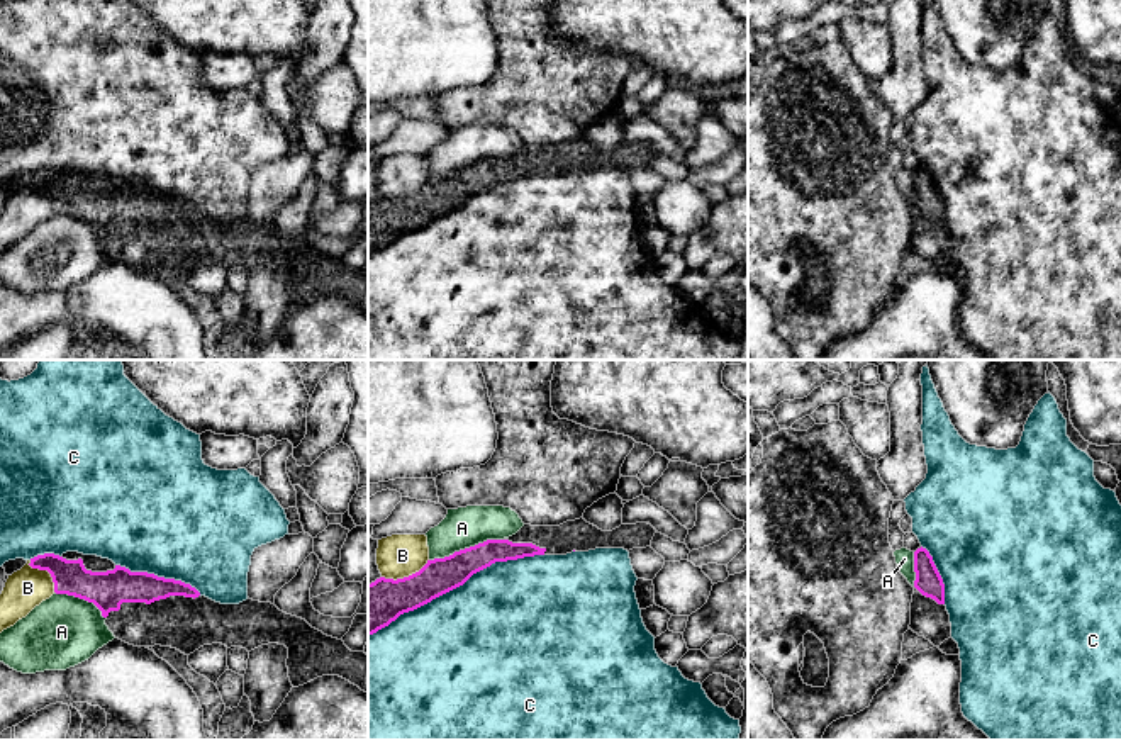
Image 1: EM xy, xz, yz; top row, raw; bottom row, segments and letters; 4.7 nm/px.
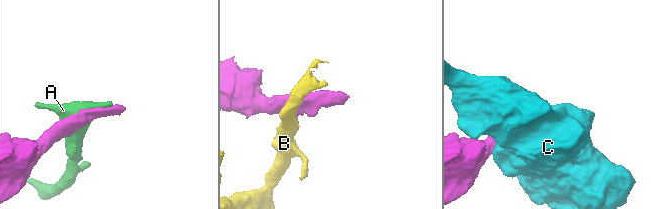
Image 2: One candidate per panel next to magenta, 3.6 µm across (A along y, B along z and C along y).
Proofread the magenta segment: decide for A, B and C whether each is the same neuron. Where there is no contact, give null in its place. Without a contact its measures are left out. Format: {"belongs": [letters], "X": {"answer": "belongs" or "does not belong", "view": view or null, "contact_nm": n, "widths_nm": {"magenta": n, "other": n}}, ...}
{"belongs": [], "A": {"answer": "does not belong", "view": "xz", "contact_nm": 360, "widths_nm": {"magenta": 170, "other": 190}}, "B": {"answer": "does not belong", "view": "xz", "contact_nm": 240, "widths_nm": {"magenta": 220, "other": 200}}, "C": {"answer": "does not belong", "view": "xz", "contact_nm": 900, "widths_nm": {"magenta": 170, "other": 500}}}

